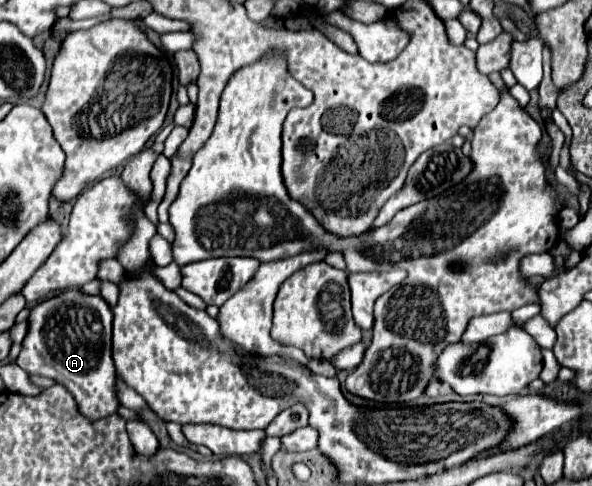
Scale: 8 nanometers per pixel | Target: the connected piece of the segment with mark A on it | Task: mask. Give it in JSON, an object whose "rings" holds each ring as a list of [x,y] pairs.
{"rings":[[[72,287],[70,291],[62,291],[34,305],[28,315],[28,333],[22,341],[22,351],[16,359],[16,365],[20,365],[28,375],[50,377],[66,387],[76,399],[78,411],[90,421],[114,415],[120,407],[116,391],[116,369],[112,361],[112,307],[100,295],[88,295],[78,287]]]}

